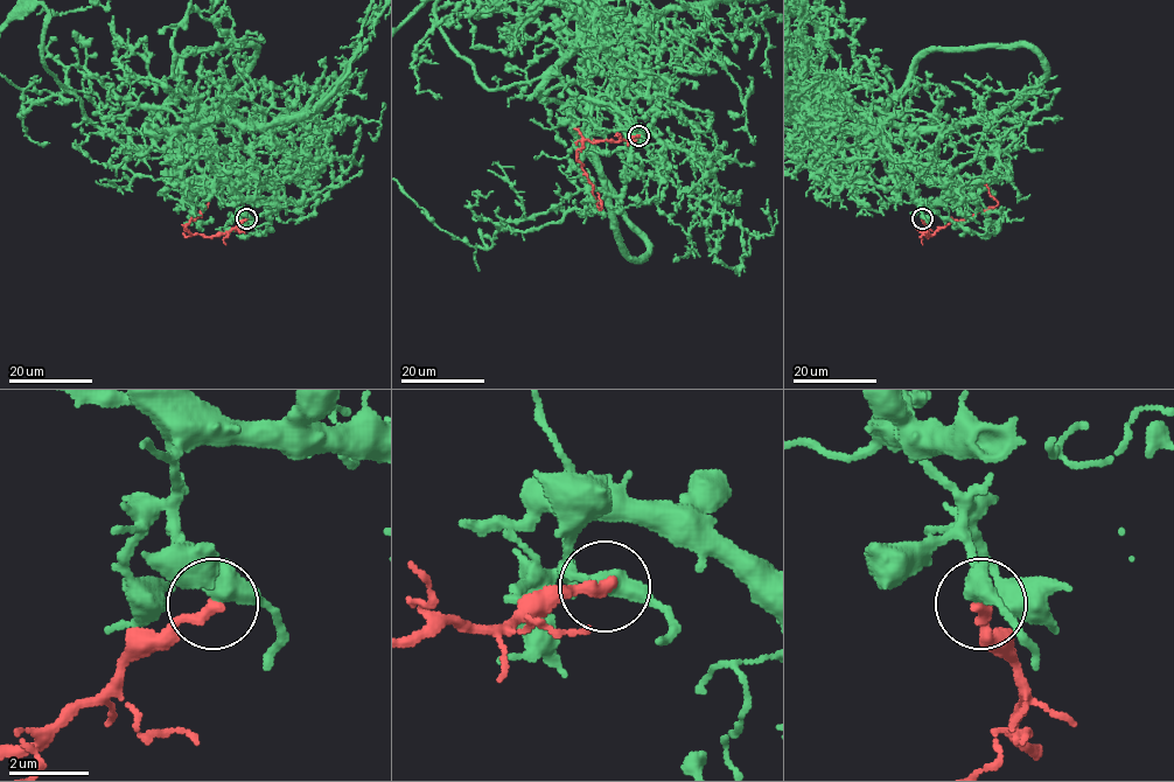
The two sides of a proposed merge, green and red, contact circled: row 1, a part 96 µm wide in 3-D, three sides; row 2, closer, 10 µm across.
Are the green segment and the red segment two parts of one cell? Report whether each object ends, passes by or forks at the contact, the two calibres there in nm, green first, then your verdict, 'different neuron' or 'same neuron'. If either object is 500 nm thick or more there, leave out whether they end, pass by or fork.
green passes by; red ends there; 440 nm thick on the green side, 320 nm on the other; different neuron

